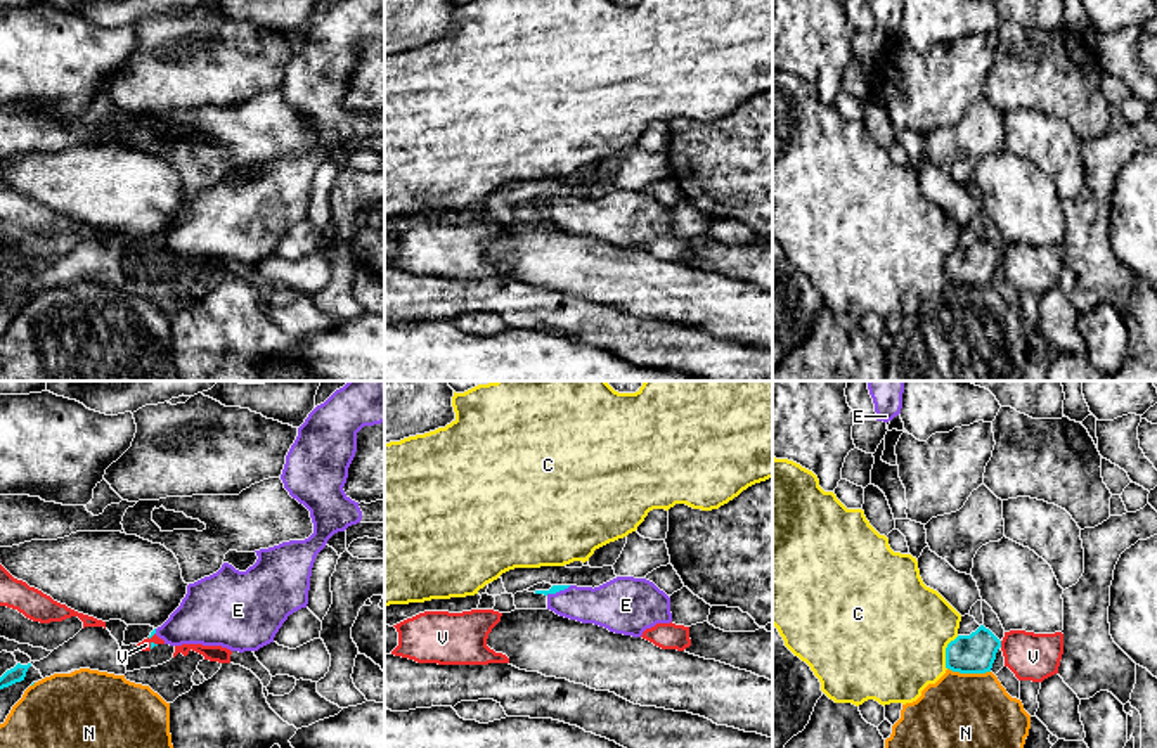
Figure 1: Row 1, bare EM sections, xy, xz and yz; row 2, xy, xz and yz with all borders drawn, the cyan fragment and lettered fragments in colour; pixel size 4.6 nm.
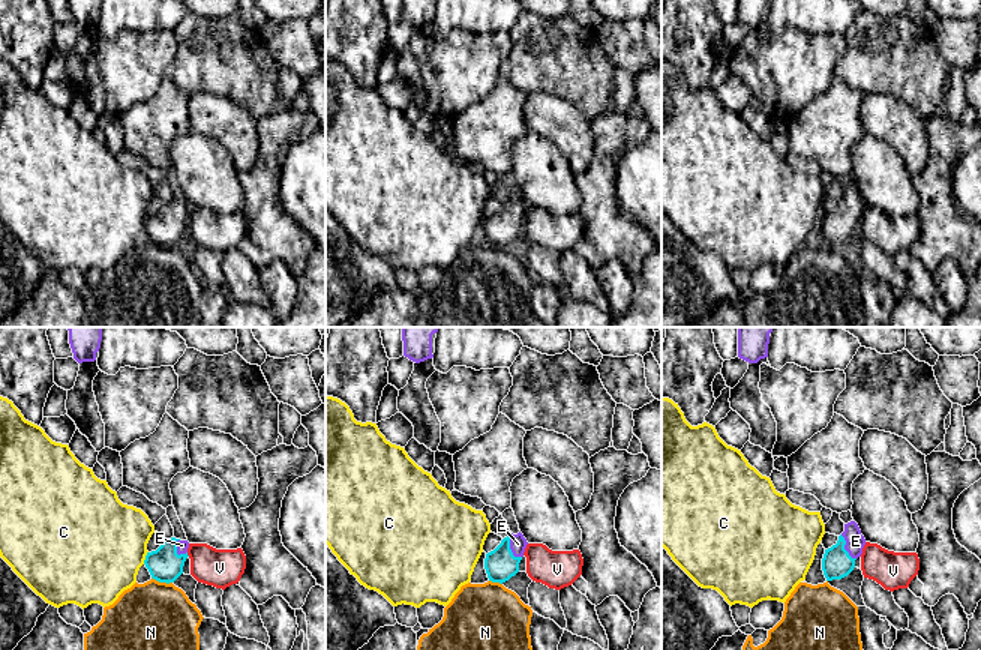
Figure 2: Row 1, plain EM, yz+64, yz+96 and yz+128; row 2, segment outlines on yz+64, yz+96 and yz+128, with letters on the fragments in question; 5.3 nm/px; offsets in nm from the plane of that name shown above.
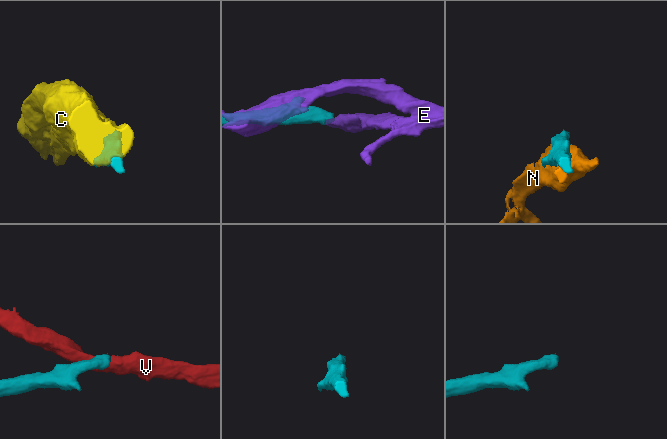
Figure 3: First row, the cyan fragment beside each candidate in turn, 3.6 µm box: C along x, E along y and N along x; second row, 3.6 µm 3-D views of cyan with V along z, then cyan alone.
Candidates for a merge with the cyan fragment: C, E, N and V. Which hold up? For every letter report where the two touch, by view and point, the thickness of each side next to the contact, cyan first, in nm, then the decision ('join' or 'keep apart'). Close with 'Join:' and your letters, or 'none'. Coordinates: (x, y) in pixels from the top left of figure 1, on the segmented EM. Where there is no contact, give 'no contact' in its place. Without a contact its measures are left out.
C: contact yz (946, 651); calibres 190 and 480 nm; keep apart
E: contact xz (558, 591); calibres 40 and 200 nm; join
N: contact yz (969, 672); calibres 190 and 360 nm; keep apart
V: contact yz (1000, 644); calibres 190 and 220 nm; keep apart
Join: E

